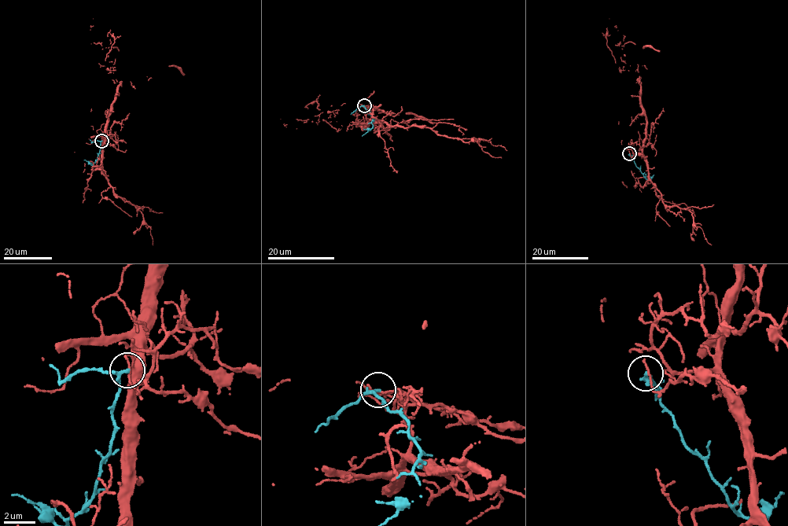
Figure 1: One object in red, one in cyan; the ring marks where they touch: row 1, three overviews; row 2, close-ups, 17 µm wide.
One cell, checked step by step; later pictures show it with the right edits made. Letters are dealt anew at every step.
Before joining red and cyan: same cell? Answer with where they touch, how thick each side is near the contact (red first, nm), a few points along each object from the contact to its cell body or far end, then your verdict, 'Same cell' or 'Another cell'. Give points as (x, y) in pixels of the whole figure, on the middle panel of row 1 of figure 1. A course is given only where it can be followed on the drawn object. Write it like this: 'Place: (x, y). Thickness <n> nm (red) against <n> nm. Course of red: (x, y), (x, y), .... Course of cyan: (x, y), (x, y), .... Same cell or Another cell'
Place: (364, 105). Thickness 140 nm (red) against 160 nm. Course of red: (364, 105), (371, 119), (361, 130), (355, 123), (338, 130), (317, 100), (281, 119). Course of cyan: (364, 104), (373, 119), (373, 127), (362, 136). Another cell

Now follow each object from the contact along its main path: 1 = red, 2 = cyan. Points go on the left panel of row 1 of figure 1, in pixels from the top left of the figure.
1: (102, 140), (103, 144), (107, 113), (119, 82), (114, 82), (113, 72), (104, 65), (114, 36), (93, 19)
2: (101, 141), (96, 160), (92, 165), (84, 160)

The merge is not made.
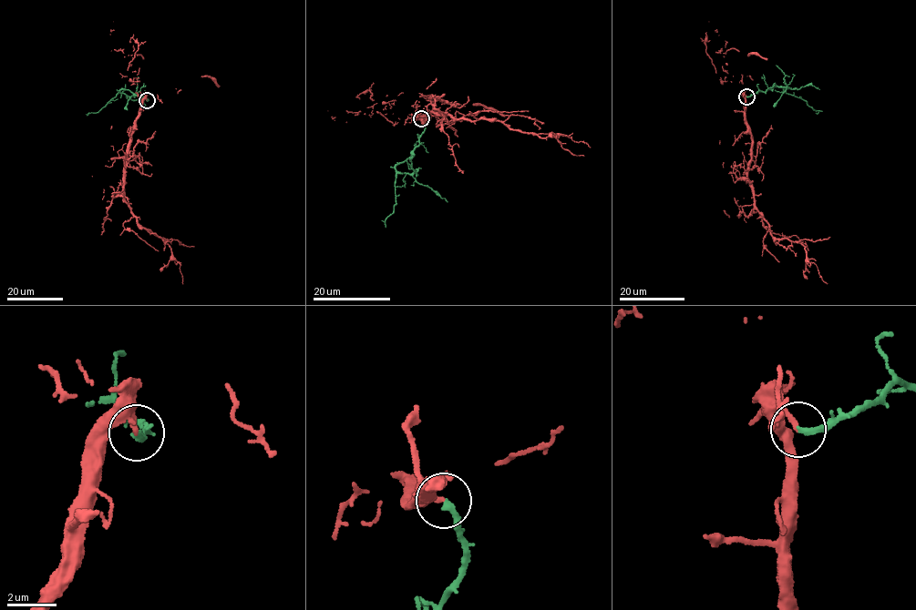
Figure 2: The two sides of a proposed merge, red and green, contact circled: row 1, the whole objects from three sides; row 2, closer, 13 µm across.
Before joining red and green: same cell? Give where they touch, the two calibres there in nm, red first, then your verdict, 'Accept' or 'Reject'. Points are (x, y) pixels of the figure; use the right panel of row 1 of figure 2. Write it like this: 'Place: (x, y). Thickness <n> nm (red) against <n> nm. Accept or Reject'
Place: (746, 96). Thickness 220 nm (red) against 260 nm. Accept

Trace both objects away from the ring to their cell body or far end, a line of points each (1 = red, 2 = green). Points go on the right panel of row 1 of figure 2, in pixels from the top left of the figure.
1: (746, 96), (752, 143), (747, 178), (754, 208), (773, 236), (803, 246), (827, 284)
2: (746, 96), (759, 90), (766, 91), (774, 83), (782, 86), (786, 93), (805, 99), (818, 112), (816, 112)

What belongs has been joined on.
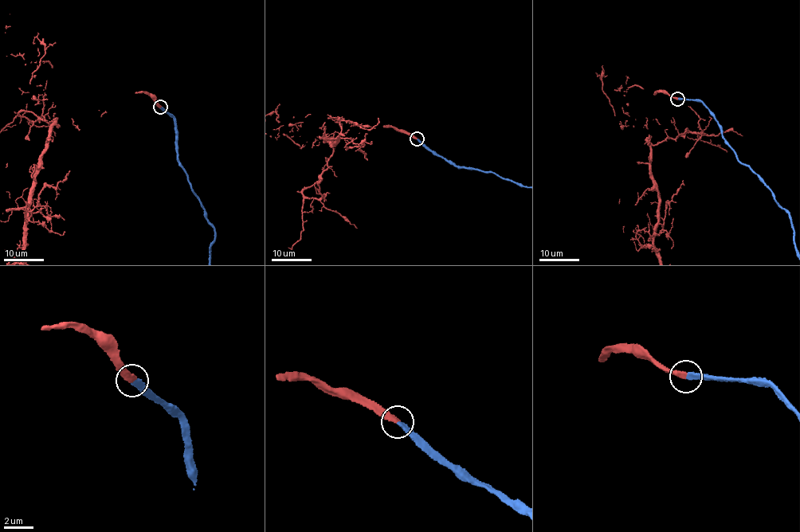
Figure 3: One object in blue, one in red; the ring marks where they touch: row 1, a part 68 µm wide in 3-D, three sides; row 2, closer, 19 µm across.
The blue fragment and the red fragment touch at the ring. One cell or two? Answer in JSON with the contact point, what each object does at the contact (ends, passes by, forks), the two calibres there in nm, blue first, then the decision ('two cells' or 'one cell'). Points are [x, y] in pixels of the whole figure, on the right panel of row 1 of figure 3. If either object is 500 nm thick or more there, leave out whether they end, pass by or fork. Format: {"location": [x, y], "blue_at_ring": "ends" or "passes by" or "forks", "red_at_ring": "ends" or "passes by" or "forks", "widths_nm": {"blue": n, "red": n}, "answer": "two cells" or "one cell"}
{"location": [677, 99], "blue_at_ring": "ends", "red_at_ring": "ends", "widths_nm": {"blue": 320, "red": 360}, "answer": "one cell"}

